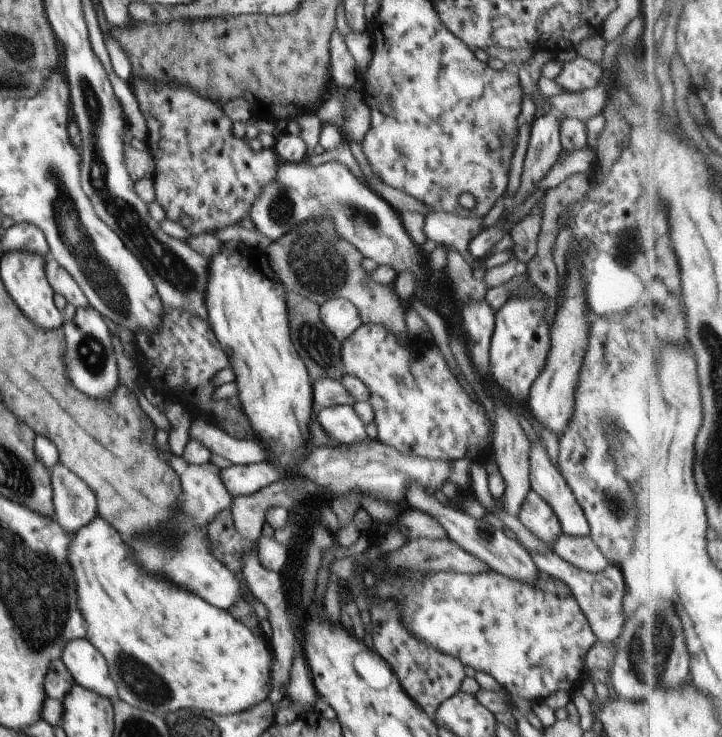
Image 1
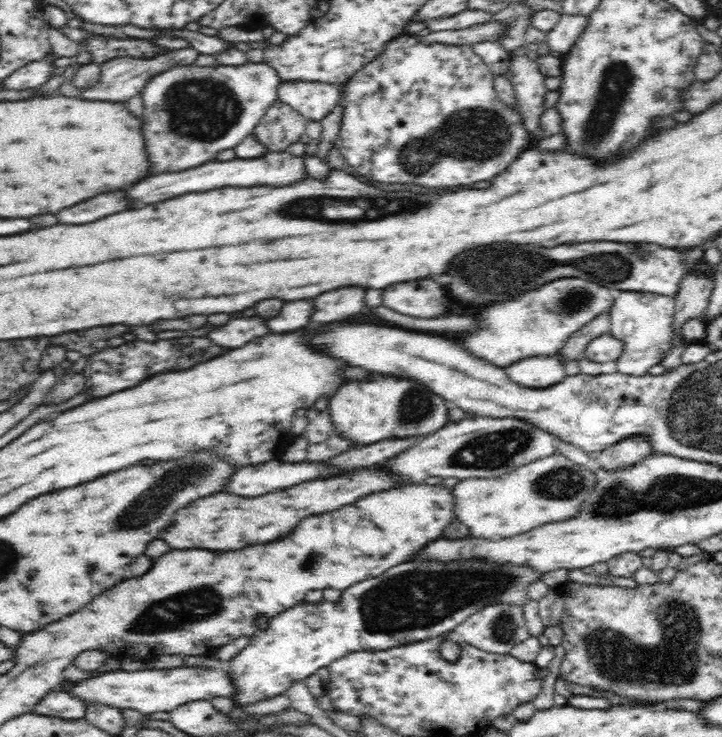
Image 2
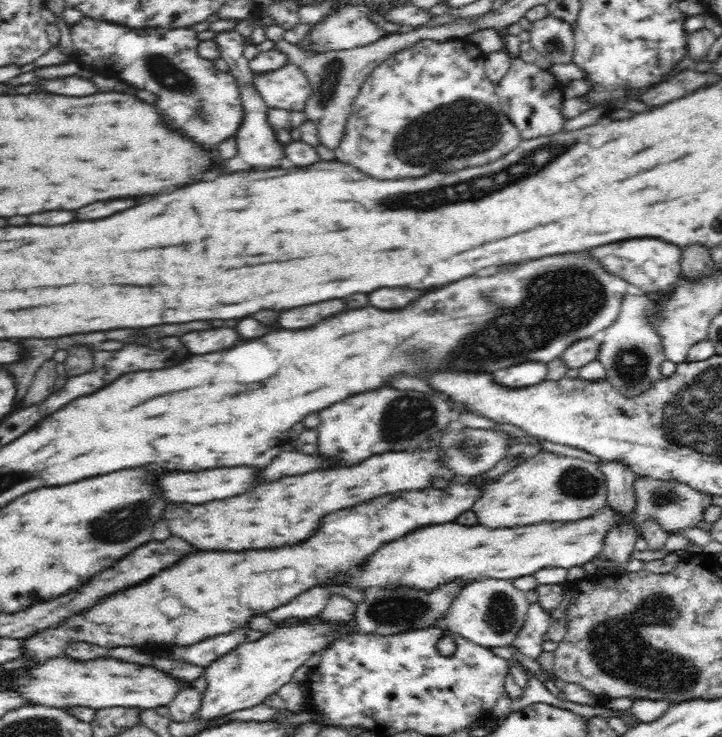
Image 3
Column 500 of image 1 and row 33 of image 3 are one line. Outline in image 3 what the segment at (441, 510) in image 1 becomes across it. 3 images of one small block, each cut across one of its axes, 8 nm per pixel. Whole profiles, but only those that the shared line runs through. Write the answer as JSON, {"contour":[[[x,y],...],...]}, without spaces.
{"contour":[[[548,16],[530,22],[529,43],[553,64],[572,62],[575,23]]]}

